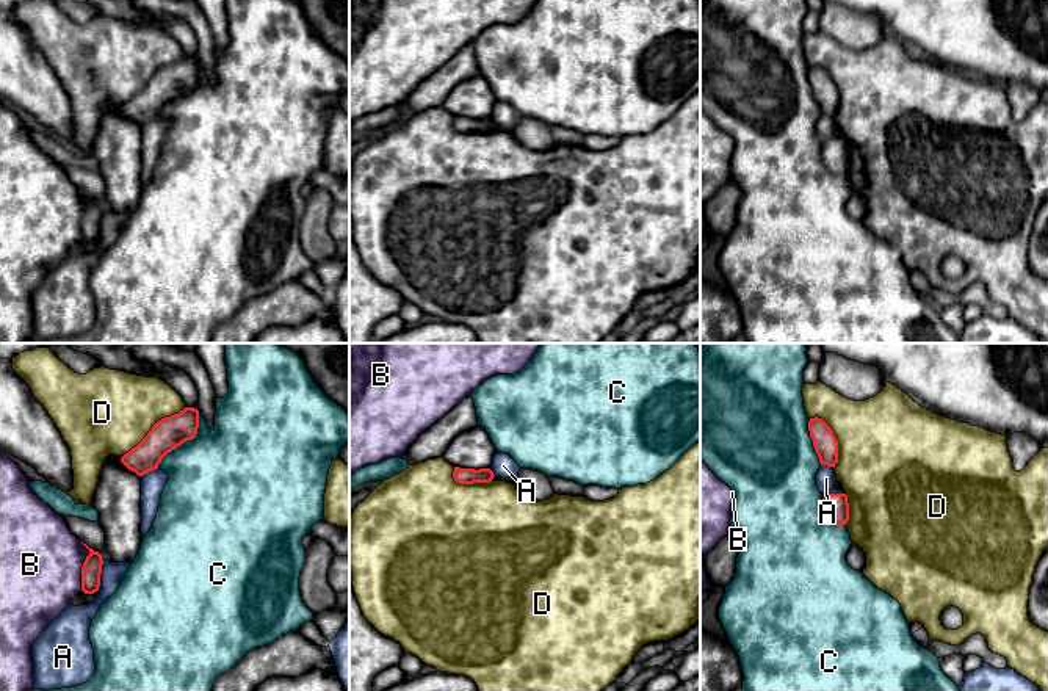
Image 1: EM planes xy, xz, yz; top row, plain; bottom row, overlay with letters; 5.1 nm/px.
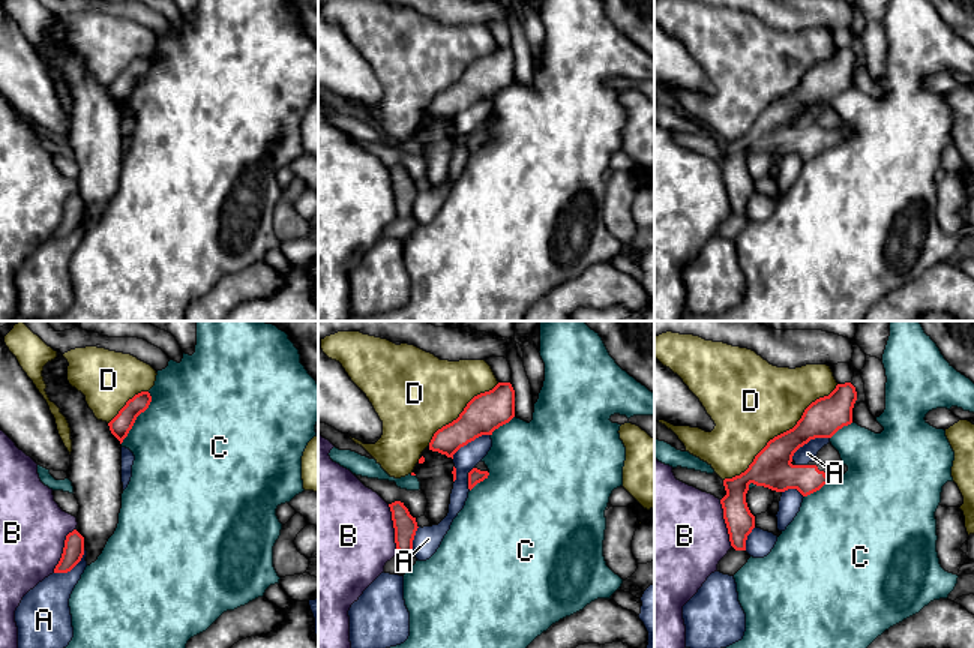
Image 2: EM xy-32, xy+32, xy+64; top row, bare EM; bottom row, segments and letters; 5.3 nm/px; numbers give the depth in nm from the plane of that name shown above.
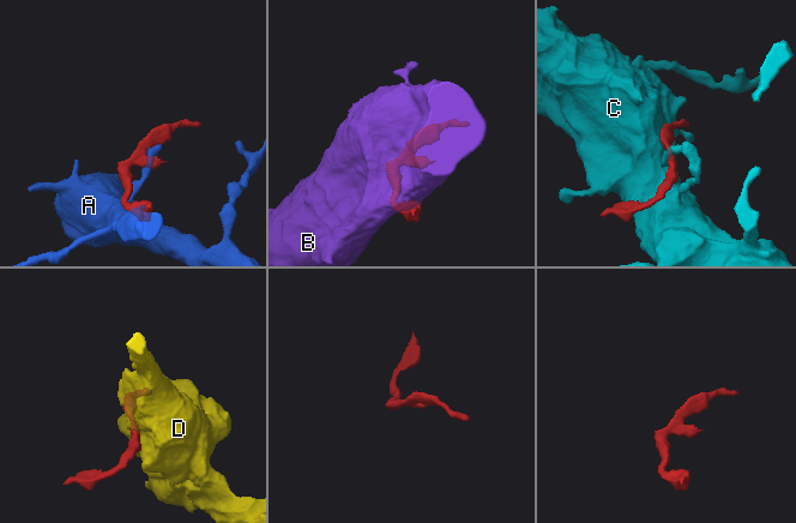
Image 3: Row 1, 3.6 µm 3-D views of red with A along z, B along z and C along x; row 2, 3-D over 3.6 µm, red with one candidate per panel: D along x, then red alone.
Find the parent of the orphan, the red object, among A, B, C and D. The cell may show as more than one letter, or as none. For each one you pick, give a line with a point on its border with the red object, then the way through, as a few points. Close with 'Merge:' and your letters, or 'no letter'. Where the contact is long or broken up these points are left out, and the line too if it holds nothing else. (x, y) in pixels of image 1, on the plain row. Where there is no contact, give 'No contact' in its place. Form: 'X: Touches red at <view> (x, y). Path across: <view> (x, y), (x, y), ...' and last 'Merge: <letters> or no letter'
Merge: no letter

